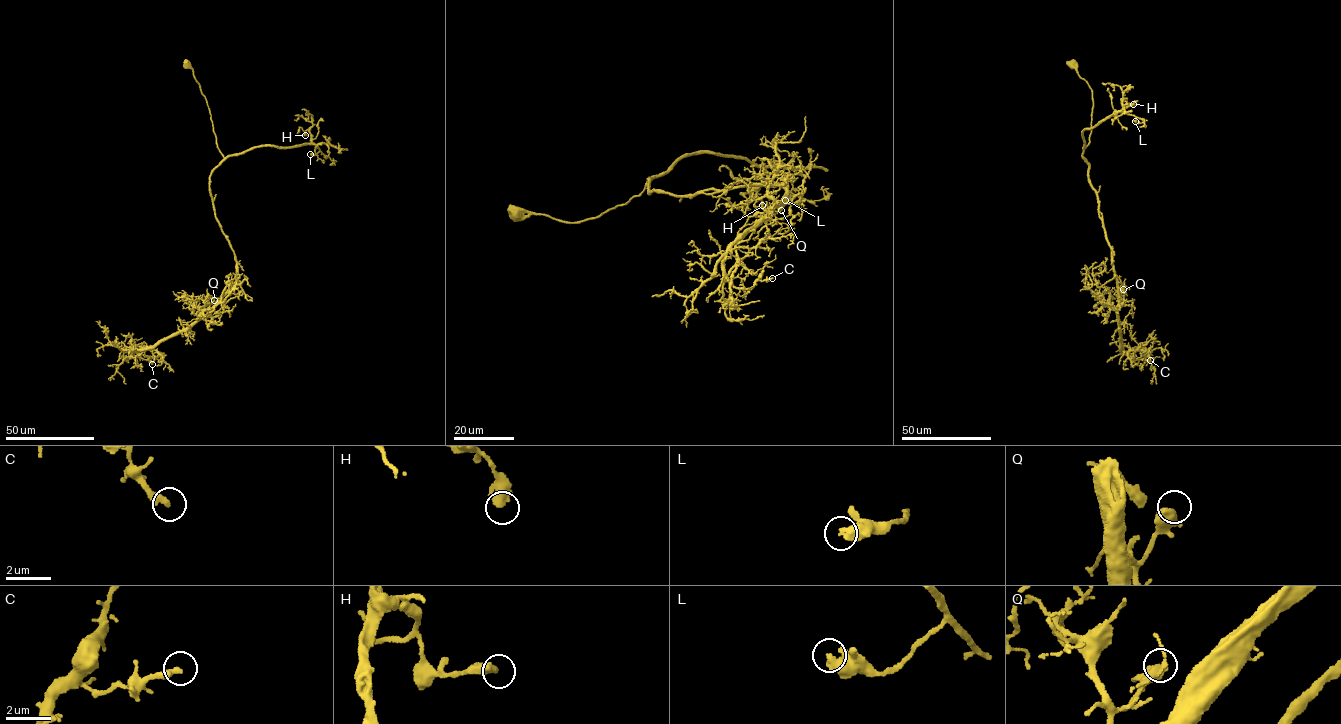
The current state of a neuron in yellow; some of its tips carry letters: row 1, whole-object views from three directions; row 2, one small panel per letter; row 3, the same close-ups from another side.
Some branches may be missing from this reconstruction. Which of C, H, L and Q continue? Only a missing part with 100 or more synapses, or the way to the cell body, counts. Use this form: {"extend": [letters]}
{"extend": []}

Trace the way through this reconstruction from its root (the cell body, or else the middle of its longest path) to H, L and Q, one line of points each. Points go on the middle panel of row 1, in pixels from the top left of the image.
H: (517, 214), (593, 218), (703, 152), (763, 166), (768, 181), (755, 196), (762, 205)
L: (517, 214), (571, 222), (593, 218), (698, 153), (763, 166), (795, 195), (785, 200)
Q: (517, 214), (580, 222), (628, 202), (648, 178), (648, 192), (678, 196), (784, 182), (781, 210)

